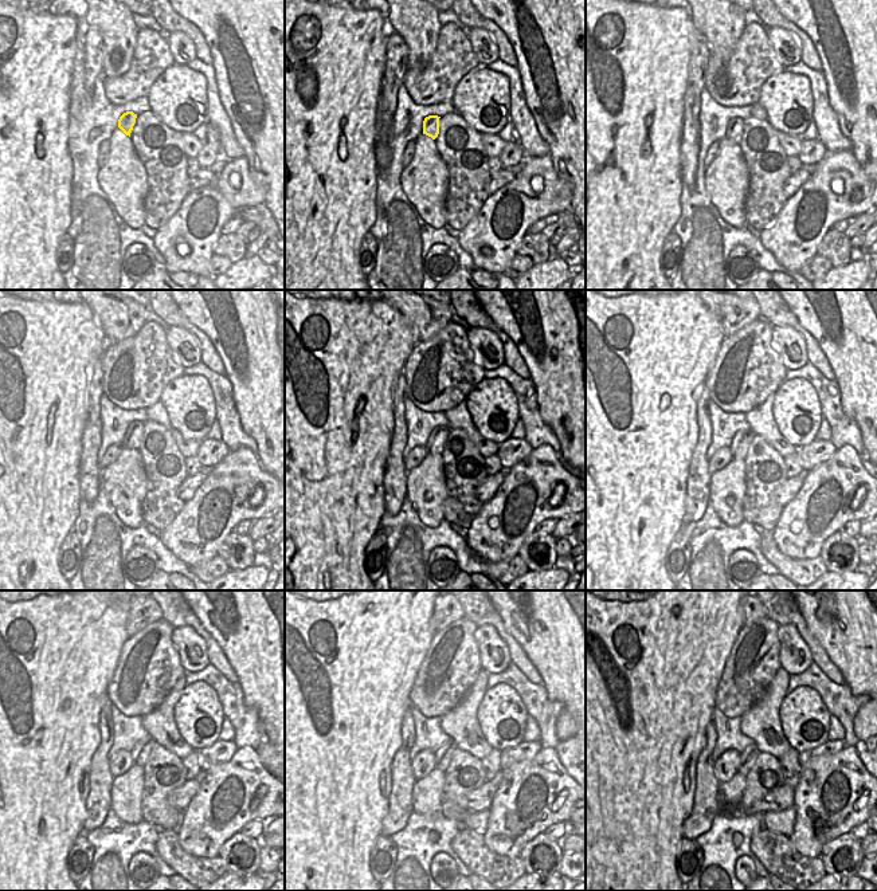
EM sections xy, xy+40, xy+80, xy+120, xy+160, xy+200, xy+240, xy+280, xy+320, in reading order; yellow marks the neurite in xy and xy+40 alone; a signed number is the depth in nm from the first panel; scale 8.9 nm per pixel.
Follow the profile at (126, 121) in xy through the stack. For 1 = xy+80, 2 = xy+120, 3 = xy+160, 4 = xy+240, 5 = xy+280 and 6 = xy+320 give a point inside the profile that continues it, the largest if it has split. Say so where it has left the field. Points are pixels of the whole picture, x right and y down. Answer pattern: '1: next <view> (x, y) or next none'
1: next xy+80 (733, 132)
2: next xy+120 (132, 439)
3: next xy+160 (435, 443)
4: next xy+240 (140, 753)
5: next xy+280 (443, 756)
6: next xy+320 (748, 756)

